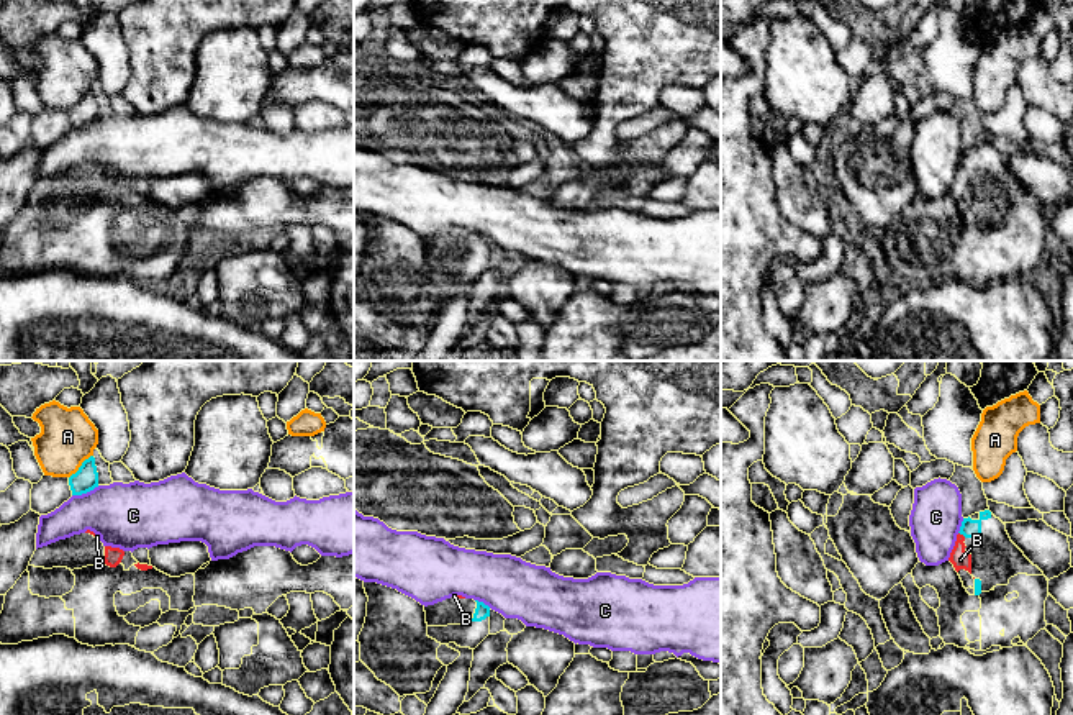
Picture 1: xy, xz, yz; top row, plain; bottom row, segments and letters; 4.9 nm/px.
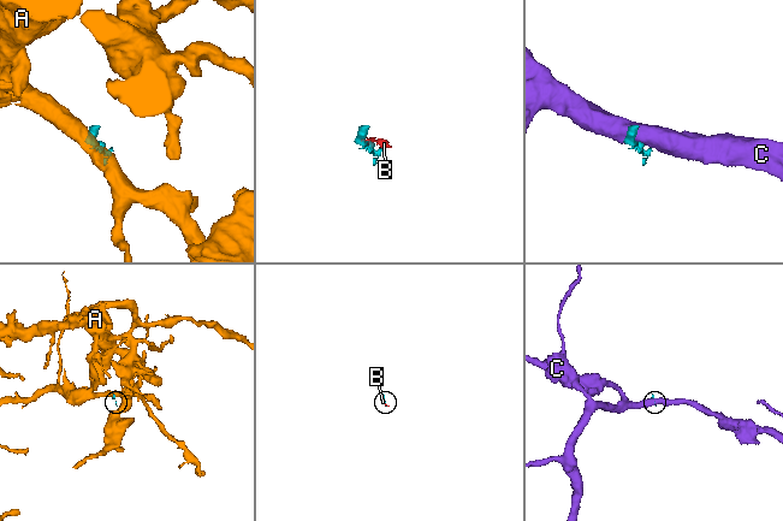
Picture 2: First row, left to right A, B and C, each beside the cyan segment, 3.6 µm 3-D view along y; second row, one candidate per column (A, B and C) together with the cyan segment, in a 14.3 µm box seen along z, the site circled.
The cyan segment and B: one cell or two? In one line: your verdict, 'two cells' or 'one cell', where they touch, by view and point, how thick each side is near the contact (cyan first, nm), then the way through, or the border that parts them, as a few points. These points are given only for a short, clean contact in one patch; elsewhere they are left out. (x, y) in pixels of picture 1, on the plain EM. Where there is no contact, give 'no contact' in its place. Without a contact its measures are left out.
one cell; meets cyan in yz at (962, 166); 90 nm thick on the cyan side, 90 nm on the other

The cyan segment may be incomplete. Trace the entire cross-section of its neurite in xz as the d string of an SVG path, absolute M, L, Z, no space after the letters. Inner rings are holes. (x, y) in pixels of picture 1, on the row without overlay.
M454 228L424 244L428 269L441 277L475 282L490 267L490 239L483 235Z

